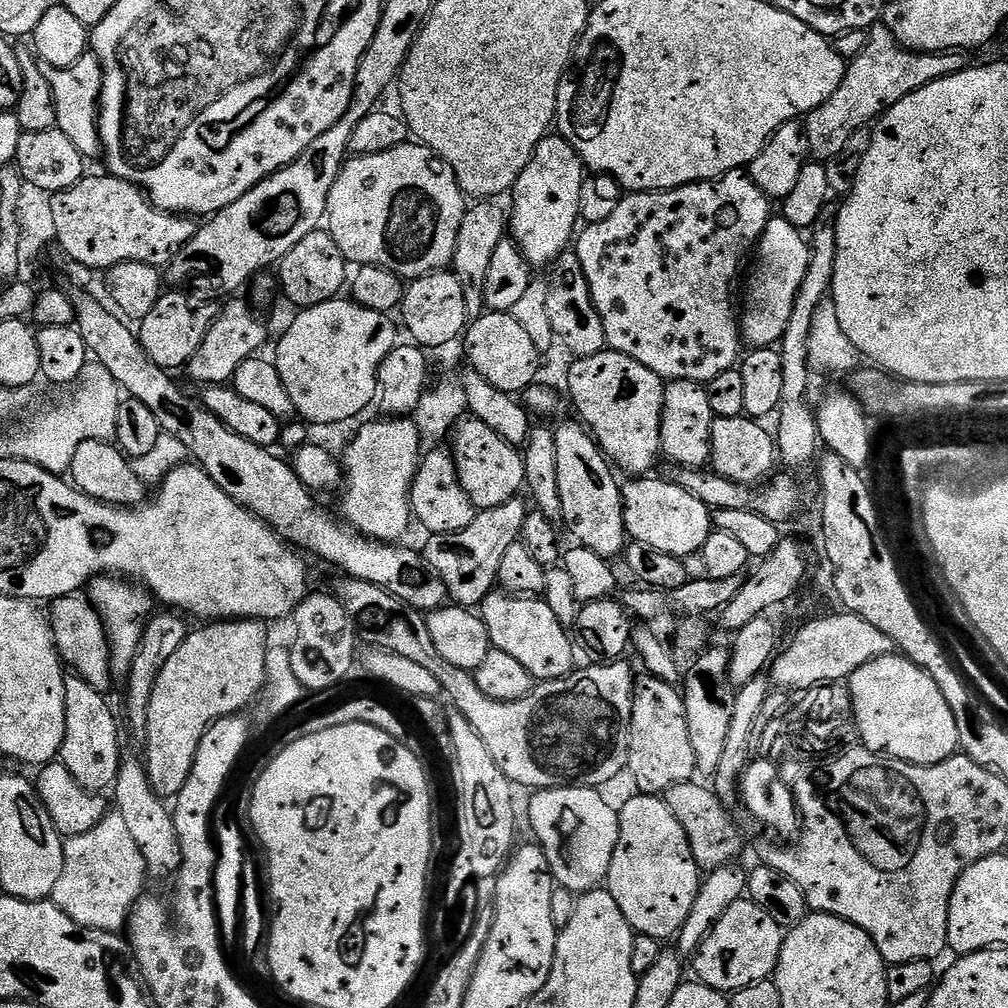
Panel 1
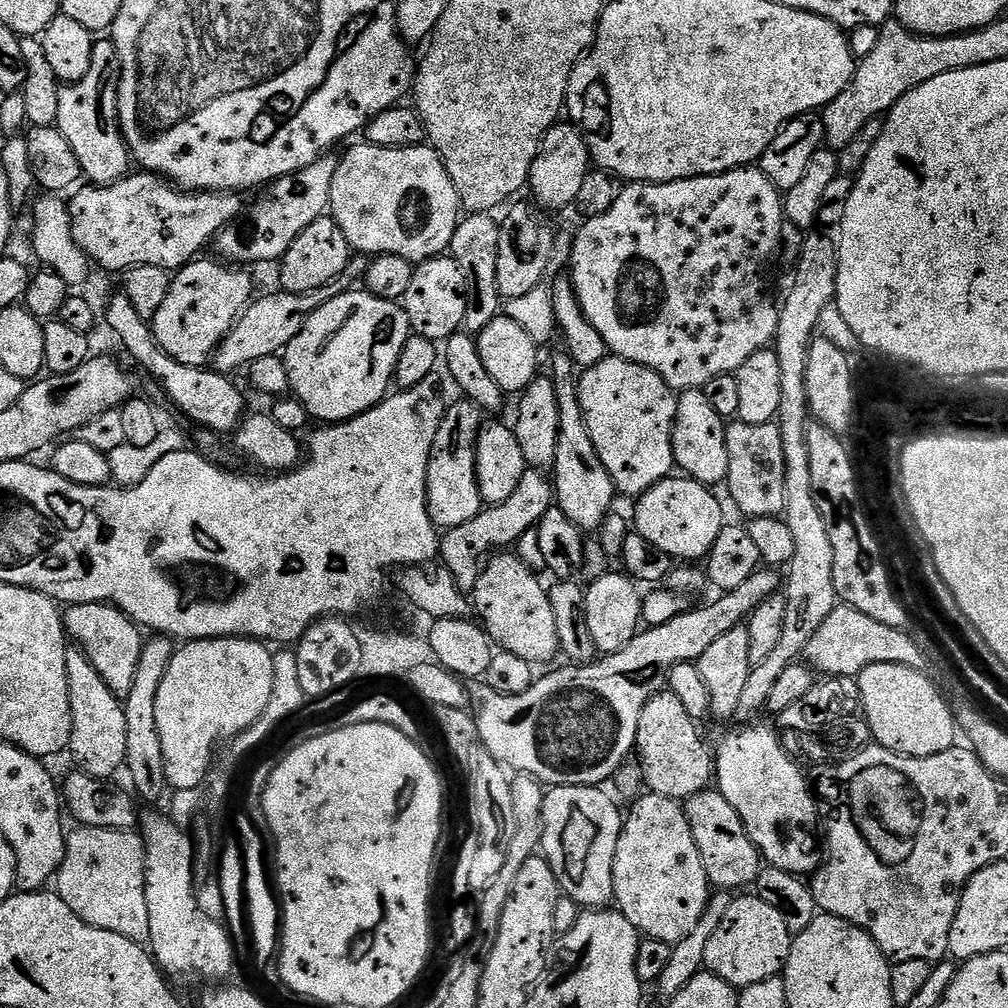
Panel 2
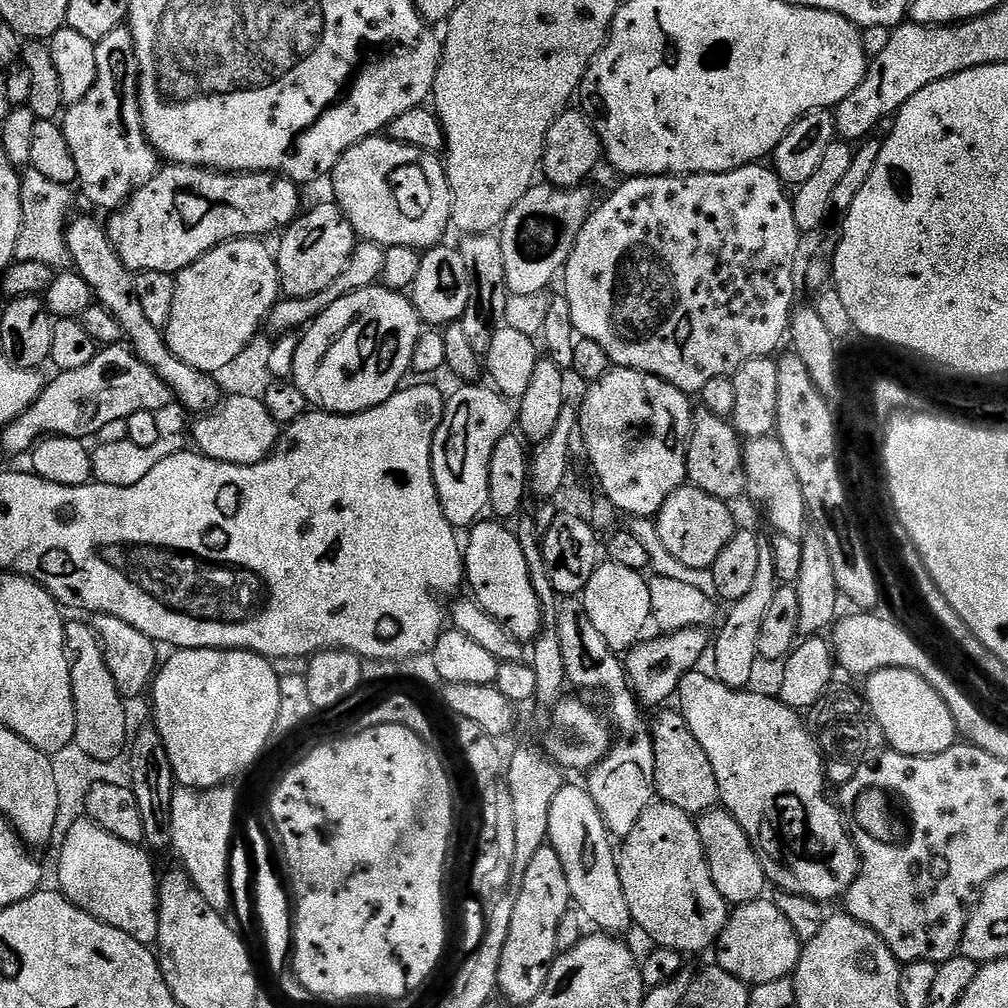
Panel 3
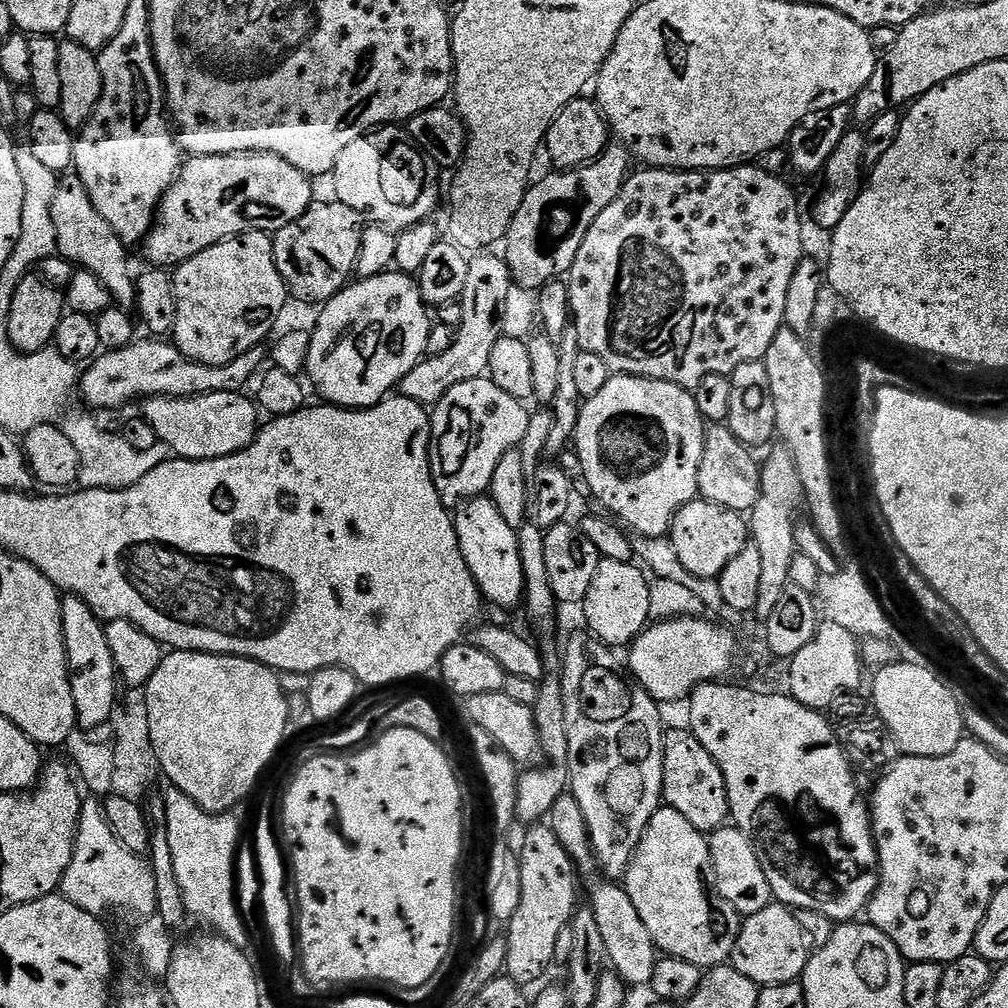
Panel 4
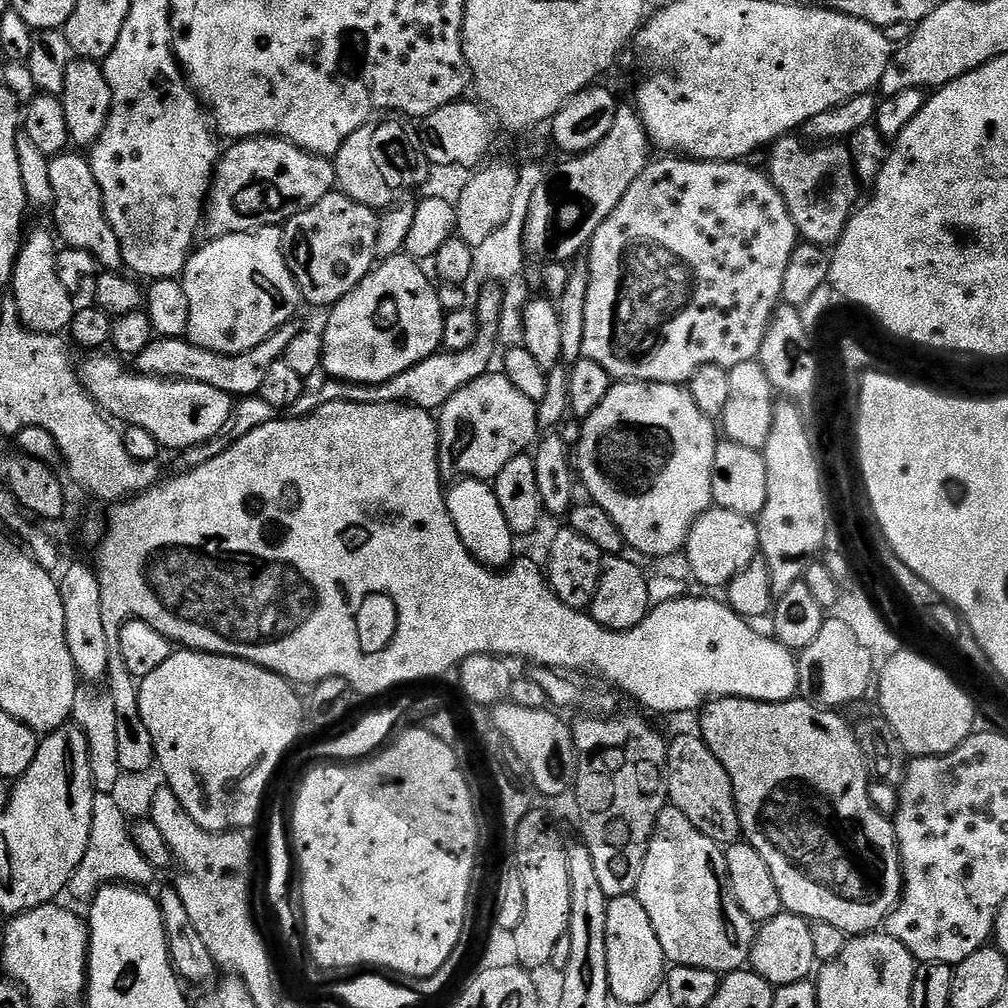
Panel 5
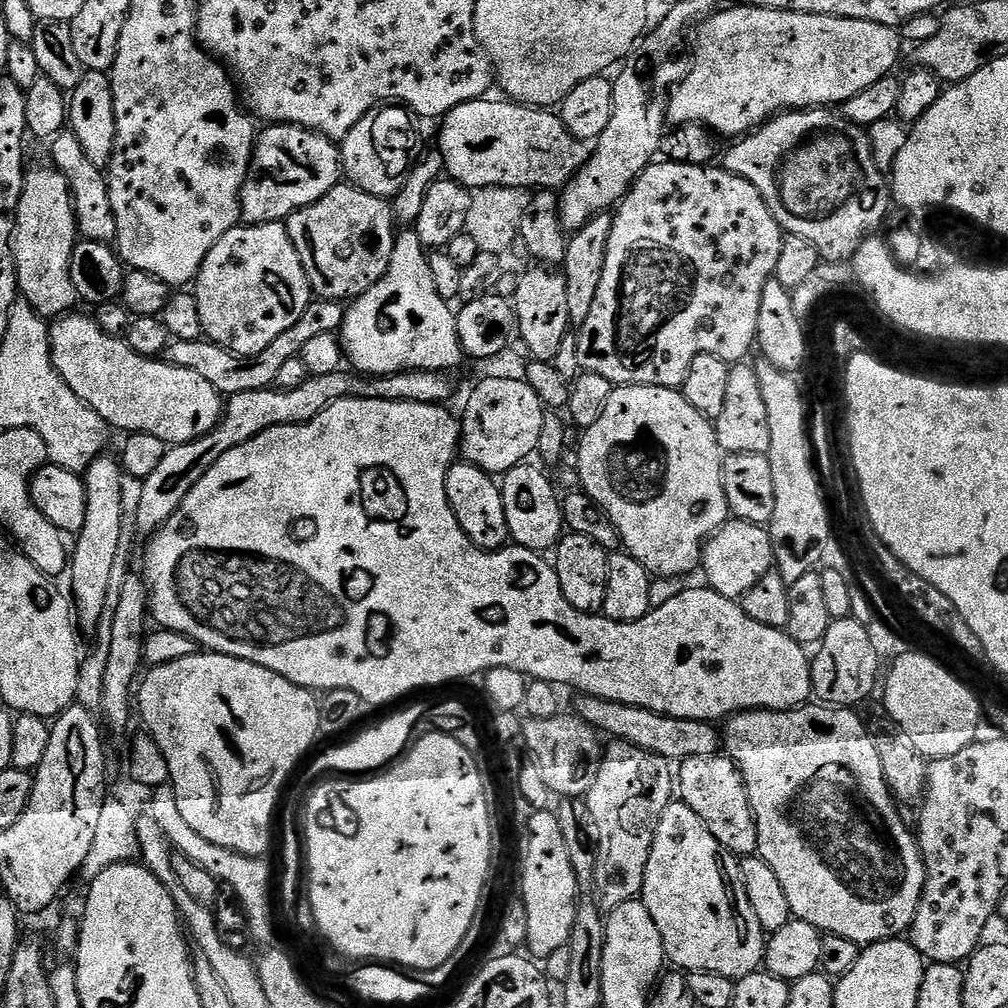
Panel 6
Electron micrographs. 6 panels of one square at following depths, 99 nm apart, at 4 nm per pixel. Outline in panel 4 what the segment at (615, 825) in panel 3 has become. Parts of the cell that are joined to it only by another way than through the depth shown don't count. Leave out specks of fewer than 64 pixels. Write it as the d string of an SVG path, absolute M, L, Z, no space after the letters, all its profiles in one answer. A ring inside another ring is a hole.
M581 630L581 632L574 633L568 640L568 649L563 649L562 652L562 679L560 685L564 691L564 705L566 706L570 795L576 799L578 806L582 806L582 814L586 818L586 826L592 839L595 863L600 863L600 868L608 875L605 877L609 881L620 882L623 881L625 874L628 872L632 855L636 853L638 842L642 842L642 834L646 830L650 818L654 818L656 811L662 807L662 797L664 794L664 733L666 725L664 725L663 718L660 717L661 705L630 675L625 661L621 657L619 660L612 652L615 651L609 645L602 643L591 632Z

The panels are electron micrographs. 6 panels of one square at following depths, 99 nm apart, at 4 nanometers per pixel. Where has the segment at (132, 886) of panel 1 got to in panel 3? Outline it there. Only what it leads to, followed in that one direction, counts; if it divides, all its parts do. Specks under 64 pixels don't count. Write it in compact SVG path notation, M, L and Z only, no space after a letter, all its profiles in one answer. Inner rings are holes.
M90 818L73 824L59 847L57 889L71 904L78 906L104 924L114 926L143 944L153 945L157 938L156 907L158 876L154 874L151 853L98 827Z

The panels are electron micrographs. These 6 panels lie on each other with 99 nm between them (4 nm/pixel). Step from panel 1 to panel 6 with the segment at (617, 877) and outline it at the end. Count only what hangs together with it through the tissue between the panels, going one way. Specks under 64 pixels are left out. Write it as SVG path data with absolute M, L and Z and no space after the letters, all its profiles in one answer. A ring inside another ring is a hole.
M673 802L666 806L666 810L662 810L650 858L646 862L642 903L646 910L650 910L650 918L654 918L654 926L658 926L658 934L662 934L665 957L671 963L673 960L677 969L685 973L722 974L734 982L749 976L751 972L761 971L766 933L758 922L758 914L754 914L754 906L750 906L746 898L740 860L727 852L718 838L706 830L702 818L698 818L698 814L694 814L694 810L682 802Z

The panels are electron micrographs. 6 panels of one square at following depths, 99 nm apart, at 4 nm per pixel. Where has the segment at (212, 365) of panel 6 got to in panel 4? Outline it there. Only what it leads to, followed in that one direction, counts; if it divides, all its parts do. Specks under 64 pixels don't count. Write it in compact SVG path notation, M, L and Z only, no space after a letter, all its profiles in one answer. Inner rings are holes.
M137 338L124 348L101 351L83 369L78 392L89 409L123 409L131 400L139 401L150 396L201 396L215 392L238 392L247 389L248 383L253 383L254 377L261 371L260 363L266 360L265 349L259 347L251 348L246 354L234 358L232 364L206 366L186 358L186 354L182 354L182 350L178 350L175 343L167 339L147 339Z

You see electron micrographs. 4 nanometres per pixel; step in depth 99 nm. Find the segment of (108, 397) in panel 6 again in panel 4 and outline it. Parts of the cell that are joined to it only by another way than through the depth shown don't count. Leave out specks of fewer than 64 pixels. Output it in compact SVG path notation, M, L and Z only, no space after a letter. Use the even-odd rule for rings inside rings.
M243 391L215 392L201 396L150 396L143 401L142 415L150 426L154 426L154 434L159 443L166 445L181 460L213 460L240 452L252 444L262 424L262 416L257 405L244 397Z

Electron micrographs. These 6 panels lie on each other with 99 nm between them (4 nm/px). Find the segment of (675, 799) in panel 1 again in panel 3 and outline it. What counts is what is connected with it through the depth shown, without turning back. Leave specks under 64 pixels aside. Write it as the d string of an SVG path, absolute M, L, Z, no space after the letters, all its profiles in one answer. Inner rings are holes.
M717 806L696 820L696 829L704 847L704 856L708 859L714 886L718 886L718 894L722 894L722 898L732 906L761 899L765 895L764 884L766 885L764 867L760 864L756 848L750 842L746 830L742 830L731 812Z

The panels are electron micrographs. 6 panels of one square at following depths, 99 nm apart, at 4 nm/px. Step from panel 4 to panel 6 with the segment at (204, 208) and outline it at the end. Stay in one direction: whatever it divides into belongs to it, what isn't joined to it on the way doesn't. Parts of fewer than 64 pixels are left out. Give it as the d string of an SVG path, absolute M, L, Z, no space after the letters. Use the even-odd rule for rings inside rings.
M273 124L257 135L256 149L252 151L252 167L240 191L240 215L245 225L274 224L287 221L298 210L318 202L342 180L342 152L321 132L299 128L297 124Z

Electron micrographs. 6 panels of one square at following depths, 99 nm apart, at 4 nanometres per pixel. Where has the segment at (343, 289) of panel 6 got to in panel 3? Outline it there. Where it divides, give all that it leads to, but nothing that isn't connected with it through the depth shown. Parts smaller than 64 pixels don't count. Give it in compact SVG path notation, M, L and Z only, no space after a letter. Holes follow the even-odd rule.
M316 204L307 212L308 209L283 229L279 237L280 249L277 247L274 252L280 287L288 298L313 296L326 290L326 286L330 286L330 282L334 282L334 278L346 270L358 243L356 231L344 217L339 204Z

